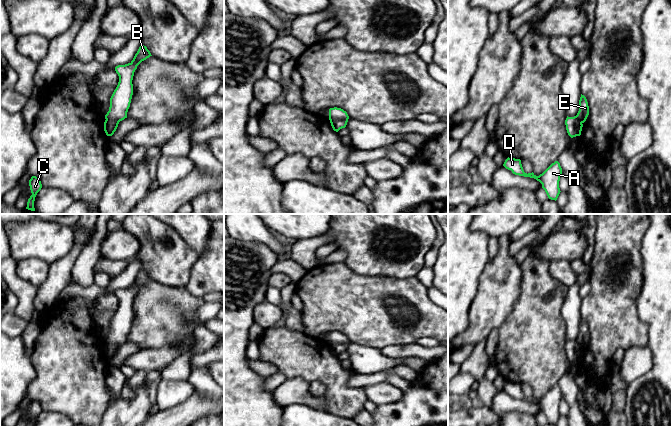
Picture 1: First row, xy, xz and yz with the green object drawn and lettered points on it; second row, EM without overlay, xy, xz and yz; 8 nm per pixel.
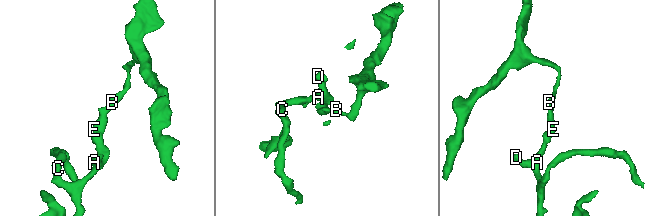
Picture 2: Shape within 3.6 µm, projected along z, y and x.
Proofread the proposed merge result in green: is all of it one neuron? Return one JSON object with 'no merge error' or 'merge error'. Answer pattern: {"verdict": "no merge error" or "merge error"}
{"verdict": "merge error"}

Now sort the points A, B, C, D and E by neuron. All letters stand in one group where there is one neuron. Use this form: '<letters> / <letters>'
A C D / B E

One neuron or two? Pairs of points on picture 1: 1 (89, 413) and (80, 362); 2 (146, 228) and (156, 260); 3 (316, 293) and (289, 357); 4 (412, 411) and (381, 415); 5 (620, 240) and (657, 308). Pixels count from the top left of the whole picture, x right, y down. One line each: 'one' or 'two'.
1: one
2: one
3: two
4: one
5: two

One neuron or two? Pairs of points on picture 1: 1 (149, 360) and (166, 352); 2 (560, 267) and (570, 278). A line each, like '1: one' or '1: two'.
1: one
2: one

